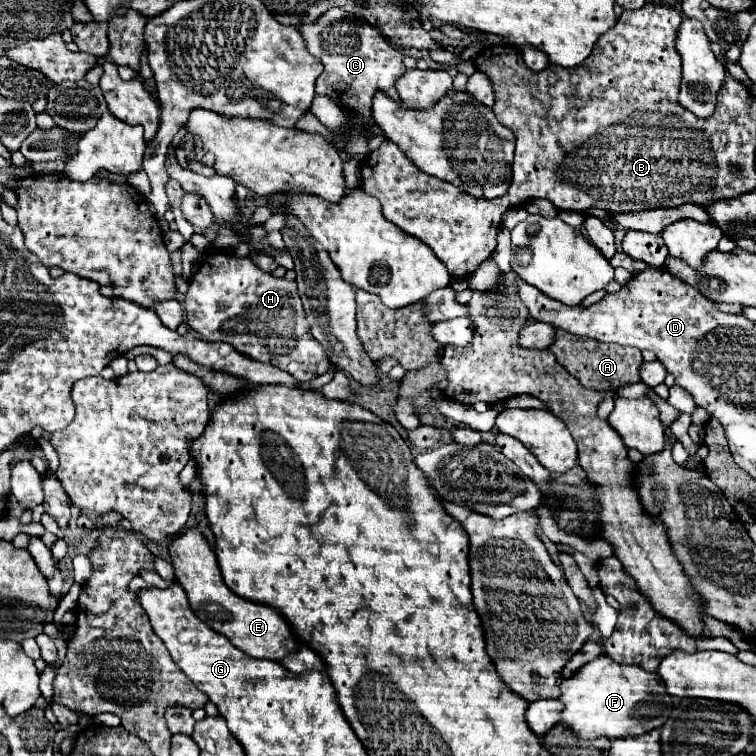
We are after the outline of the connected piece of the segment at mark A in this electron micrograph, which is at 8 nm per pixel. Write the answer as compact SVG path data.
M555 328L555 330L557 330L557 340L553 342L553 348L547 348L547 350L553 352L557 362L561 362L565 370L573 374L585 388L605 392L605 390L617 390L619 386L625 386L625 384L639 382L639 366L643 364L641 350L621 348L619 344L601 344L597 340L561 332L561 328Z

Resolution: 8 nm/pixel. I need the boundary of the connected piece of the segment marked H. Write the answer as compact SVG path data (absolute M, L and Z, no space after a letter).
M223 250L207 252L199 262L201 270L193 274L183 300L187 324L197 334L211 342L227 342L241 354L283 368L301 384L331 368L321 344L309 334L295 280L277 278L273 272L261 270L251 256L235 256Z

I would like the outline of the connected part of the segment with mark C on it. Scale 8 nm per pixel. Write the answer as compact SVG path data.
M329 8L313 24L299 26L299 32L307 44L307 50L323 62L323 74L317 80L317 94L327 94L341 108L359 112L365 120L371 118L371 98L377 90L385 92L393 100L399 100L395 80L405 72L403 54L395 50L377 28L349 16L341 8Z

